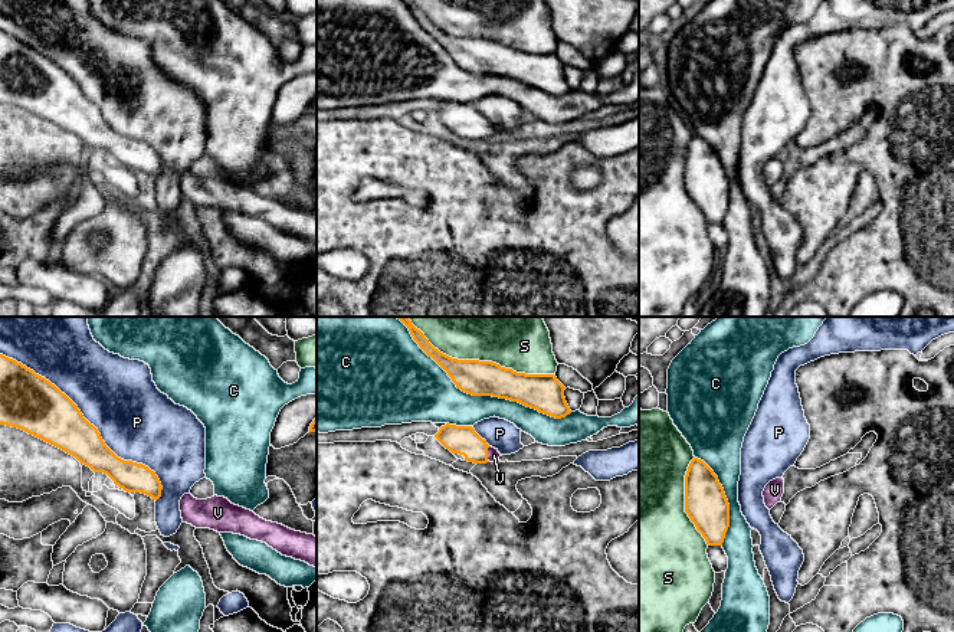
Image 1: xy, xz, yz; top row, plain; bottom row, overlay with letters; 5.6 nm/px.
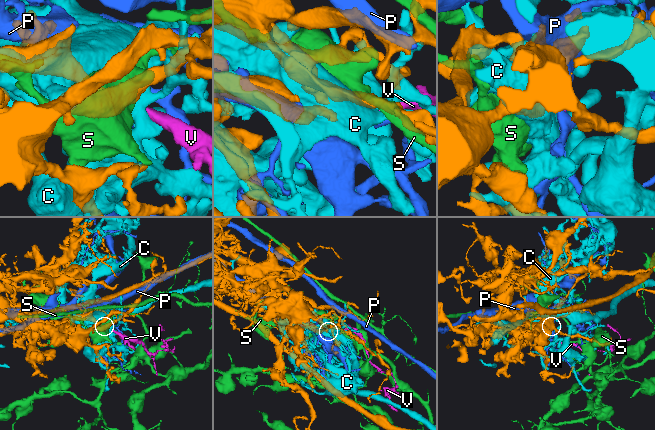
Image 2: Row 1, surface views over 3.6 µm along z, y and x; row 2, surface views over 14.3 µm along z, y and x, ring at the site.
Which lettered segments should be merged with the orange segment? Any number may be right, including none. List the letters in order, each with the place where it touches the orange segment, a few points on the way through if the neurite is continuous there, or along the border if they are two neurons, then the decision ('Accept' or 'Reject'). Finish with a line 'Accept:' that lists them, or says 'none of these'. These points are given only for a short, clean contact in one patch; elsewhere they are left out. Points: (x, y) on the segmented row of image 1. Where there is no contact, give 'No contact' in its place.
C: Touches orange at xz (479, 395). Reject
P: Touches orange at xy (89, 423). Reject
S: Touches orange at xz (478, 360). Reject
V: Touches orange at xz (487, 454). Path across: xz (459, 439), (487, 454), (494, 455). Accept
Accept: V

